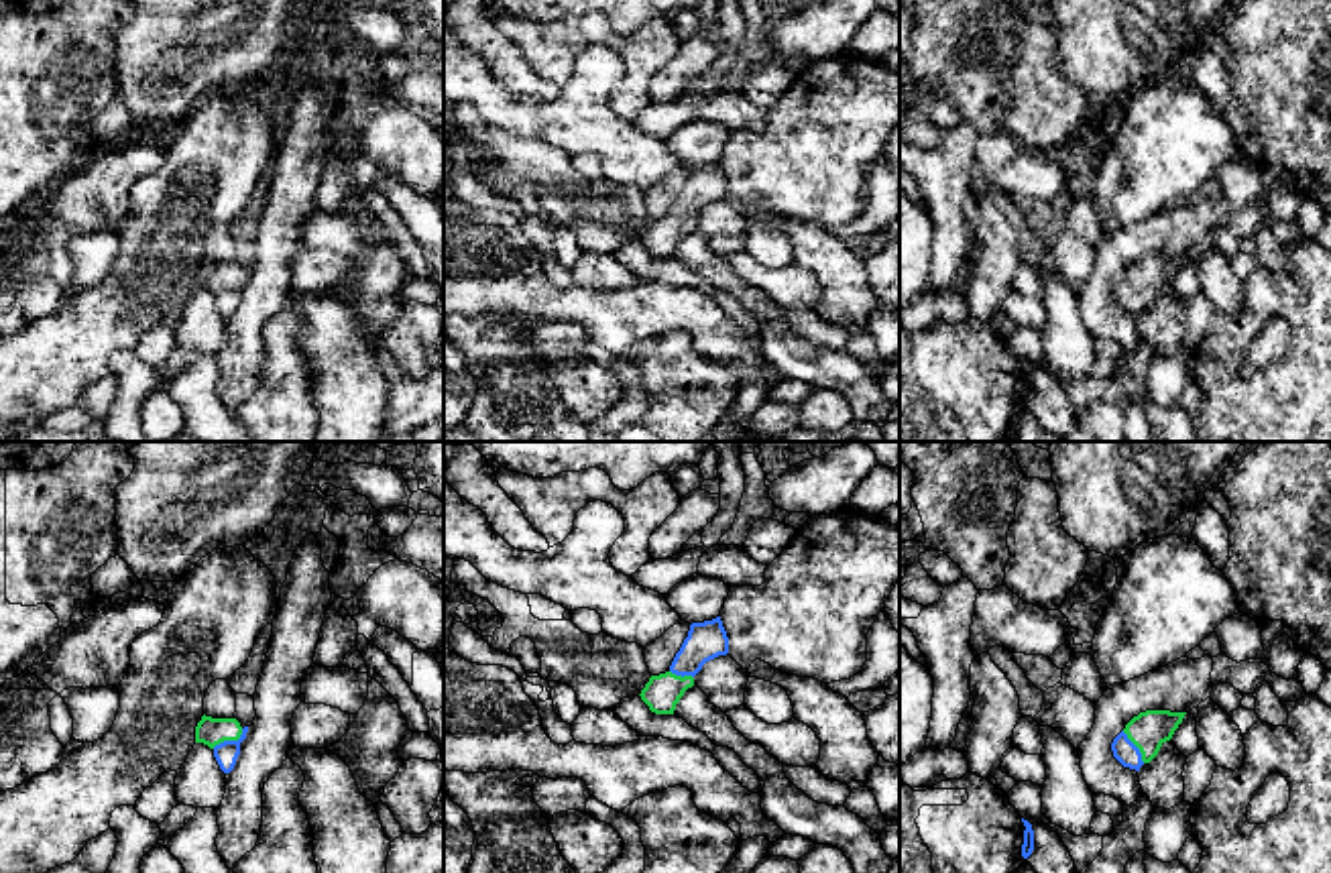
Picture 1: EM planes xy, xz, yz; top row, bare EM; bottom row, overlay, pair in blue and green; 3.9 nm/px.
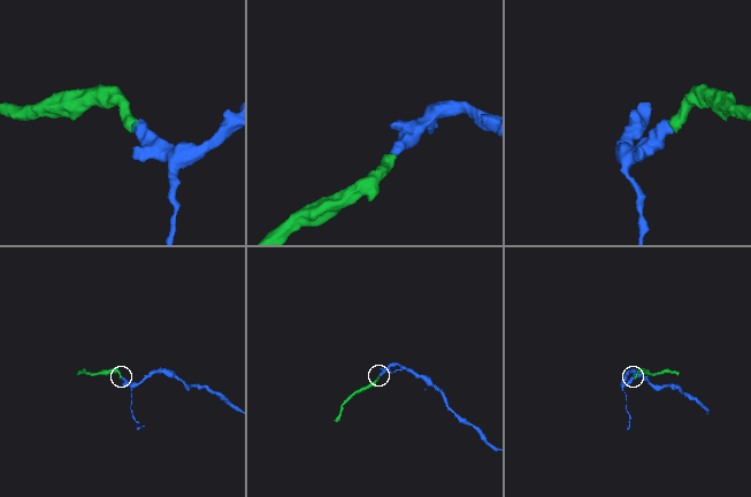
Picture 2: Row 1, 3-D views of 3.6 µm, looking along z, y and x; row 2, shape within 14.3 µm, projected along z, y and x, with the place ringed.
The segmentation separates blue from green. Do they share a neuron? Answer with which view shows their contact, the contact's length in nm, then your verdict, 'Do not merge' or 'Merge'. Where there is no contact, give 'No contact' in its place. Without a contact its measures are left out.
Touches blue in xy. Shared border 150 nm. Merge

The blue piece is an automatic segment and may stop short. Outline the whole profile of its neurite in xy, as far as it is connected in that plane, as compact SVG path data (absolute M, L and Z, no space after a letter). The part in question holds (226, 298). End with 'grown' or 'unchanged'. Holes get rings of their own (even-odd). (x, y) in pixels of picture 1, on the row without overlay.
M201 260L195 271L195 287L204 287L224 317L230 317L240 299L240 287L246 283L248 271L240 271L236 263Z | grown

